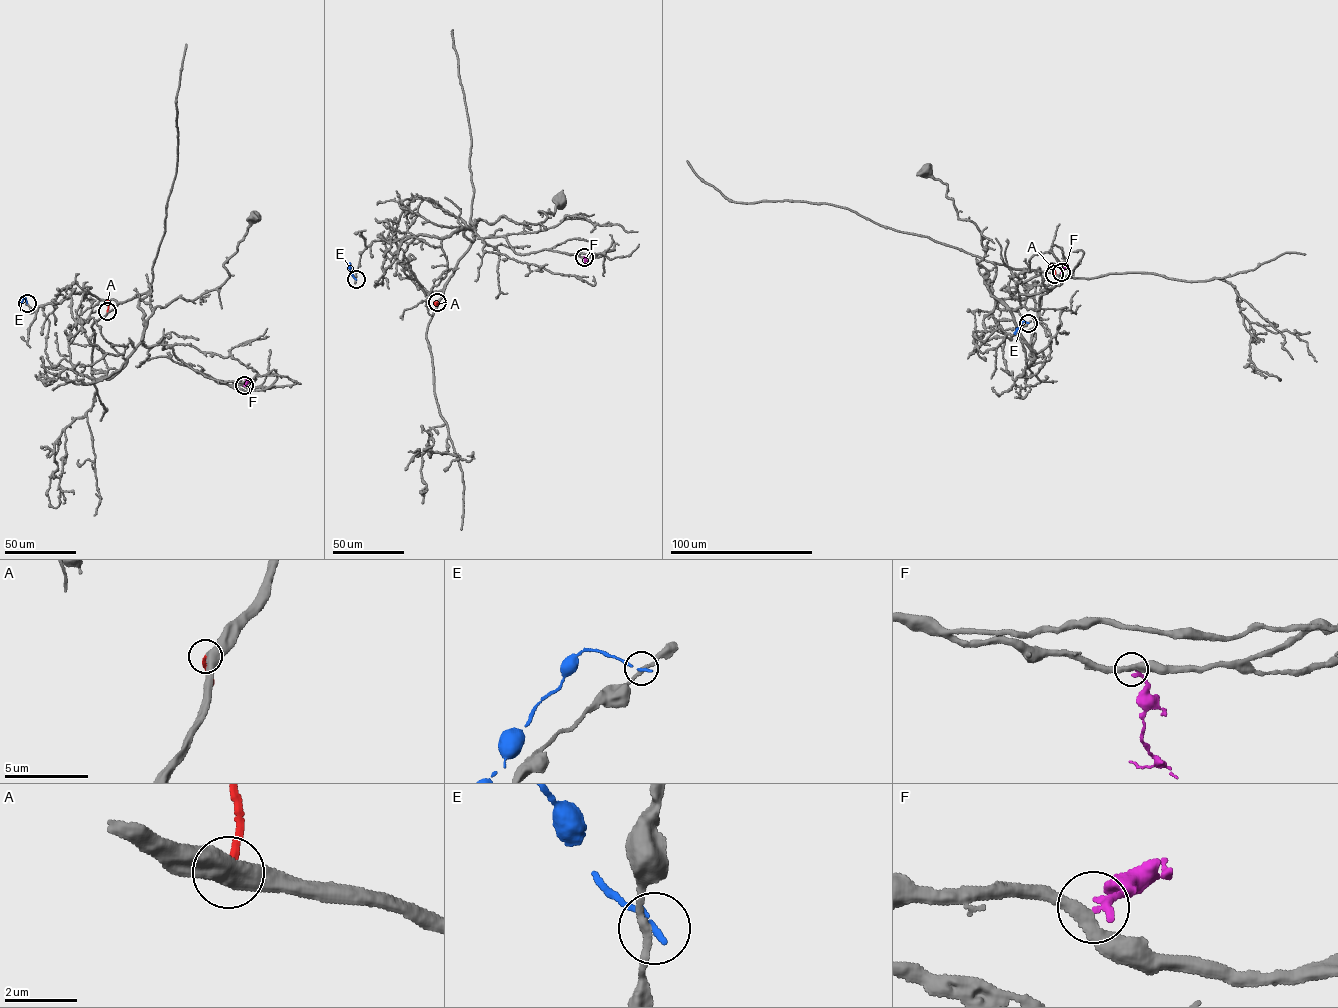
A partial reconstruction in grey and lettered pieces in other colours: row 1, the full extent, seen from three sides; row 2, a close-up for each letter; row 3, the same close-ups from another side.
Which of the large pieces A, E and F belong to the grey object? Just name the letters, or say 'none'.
A

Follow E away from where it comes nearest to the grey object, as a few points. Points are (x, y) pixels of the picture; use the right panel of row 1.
E: (1028, 323), (1023, 321), (1014, 334)

